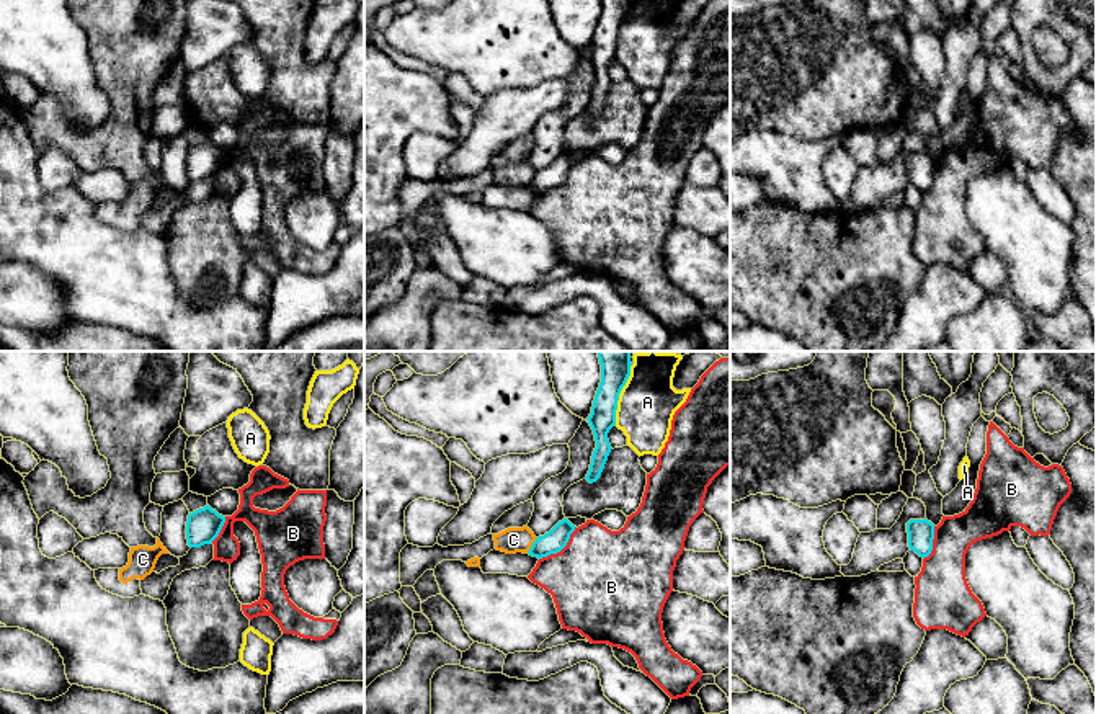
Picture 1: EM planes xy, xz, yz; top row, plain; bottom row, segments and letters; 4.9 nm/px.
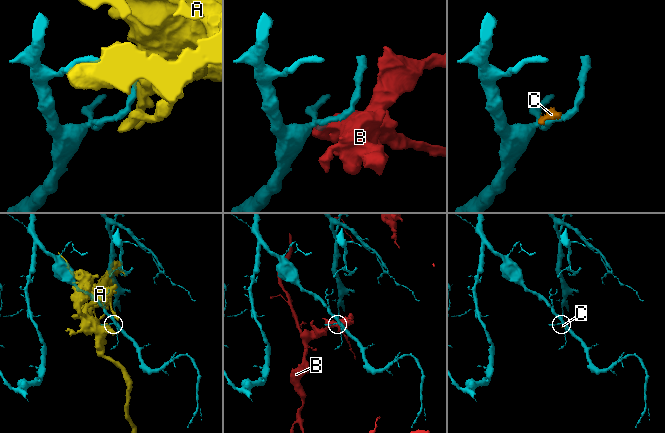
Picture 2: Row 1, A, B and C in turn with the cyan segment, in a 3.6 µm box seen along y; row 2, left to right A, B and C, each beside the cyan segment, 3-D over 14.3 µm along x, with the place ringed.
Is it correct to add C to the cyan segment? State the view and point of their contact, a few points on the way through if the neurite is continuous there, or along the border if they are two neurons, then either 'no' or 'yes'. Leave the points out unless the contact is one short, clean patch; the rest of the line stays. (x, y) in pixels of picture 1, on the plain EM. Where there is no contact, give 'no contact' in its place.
contact xz (533, 178); border xz (536, 172), (526, 185); no

